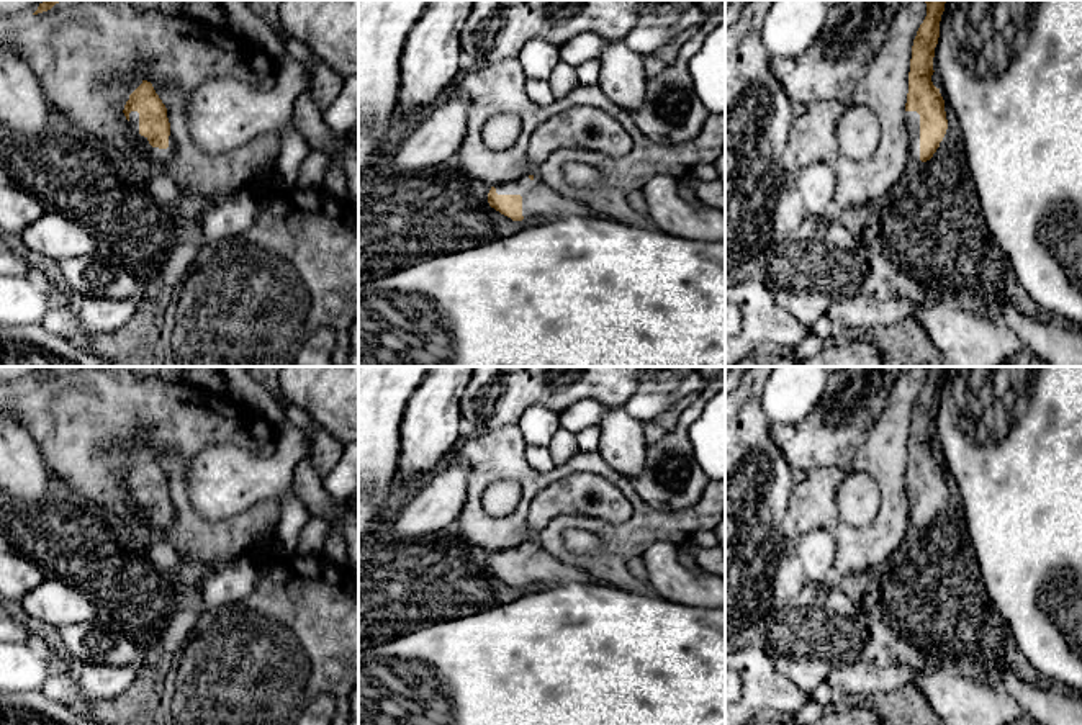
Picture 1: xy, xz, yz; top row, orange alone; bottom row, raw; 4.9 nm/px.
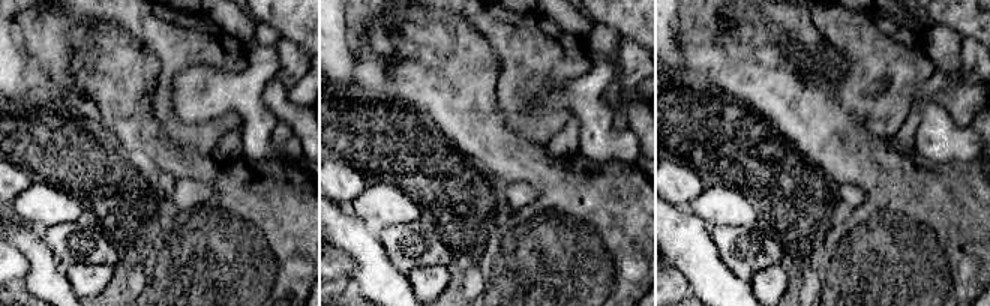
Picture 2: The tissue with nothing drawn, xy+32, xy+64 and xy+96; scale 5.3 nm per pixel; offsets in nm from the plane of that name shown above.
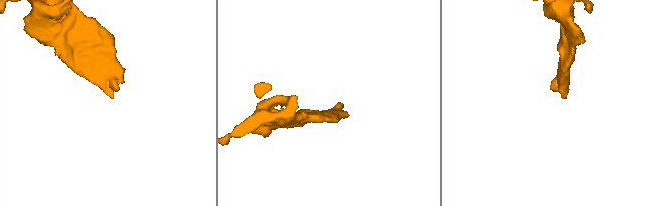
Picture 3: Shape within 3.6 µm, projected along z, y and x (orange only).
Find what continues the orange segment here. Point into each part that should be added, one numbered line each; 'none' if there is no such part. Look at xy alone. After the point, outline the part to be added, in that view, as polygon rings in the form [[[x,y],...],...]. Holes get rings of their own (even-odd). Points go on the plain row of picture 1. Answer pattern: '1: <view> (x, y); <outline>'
1: xy (157, 524); [[[138,478],[129,480],[129,496],[131,496],[133,502],[136,504],[136,507],[141,511],[142,524],[154,535],[160,535],[162,532],[172,529],[172,525],[175,524],[175,517],[177,517],[172,501],[169,502],[167,516],[152,514],[149,511],[147,504],[139,501],[139,480]]]

